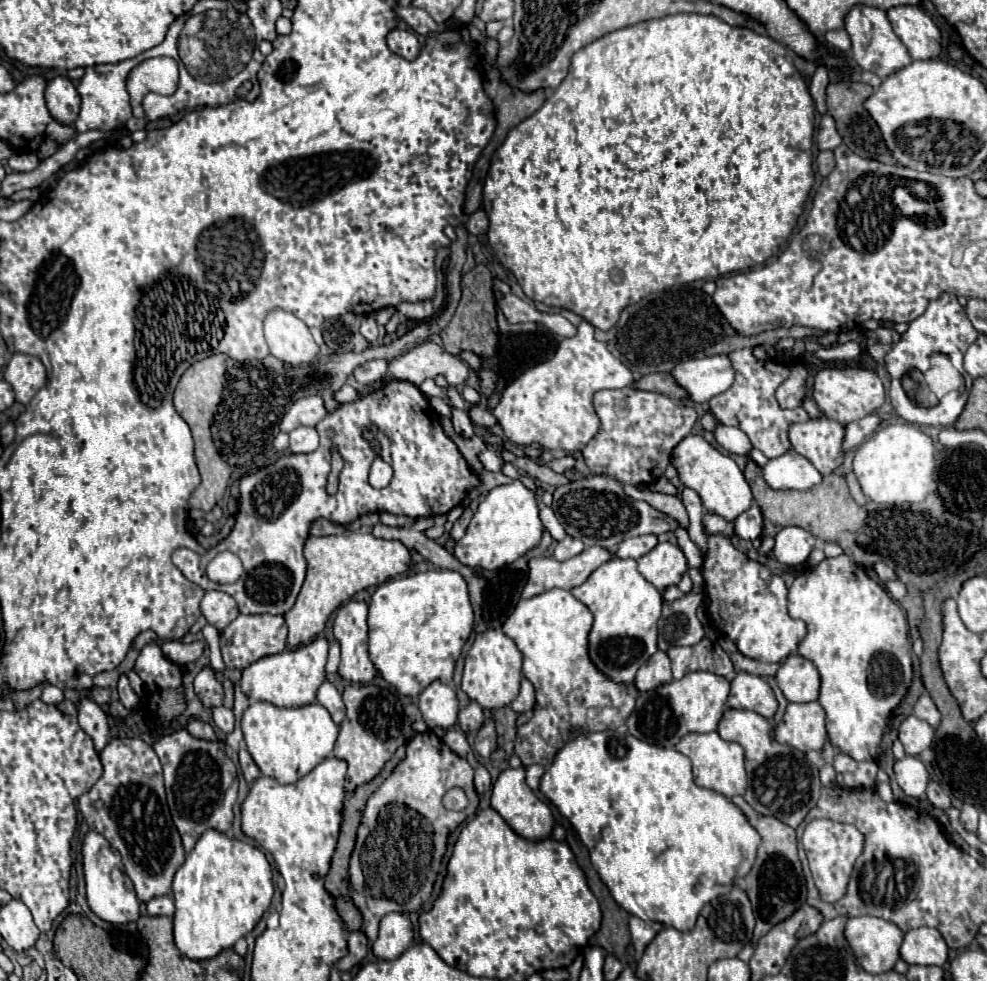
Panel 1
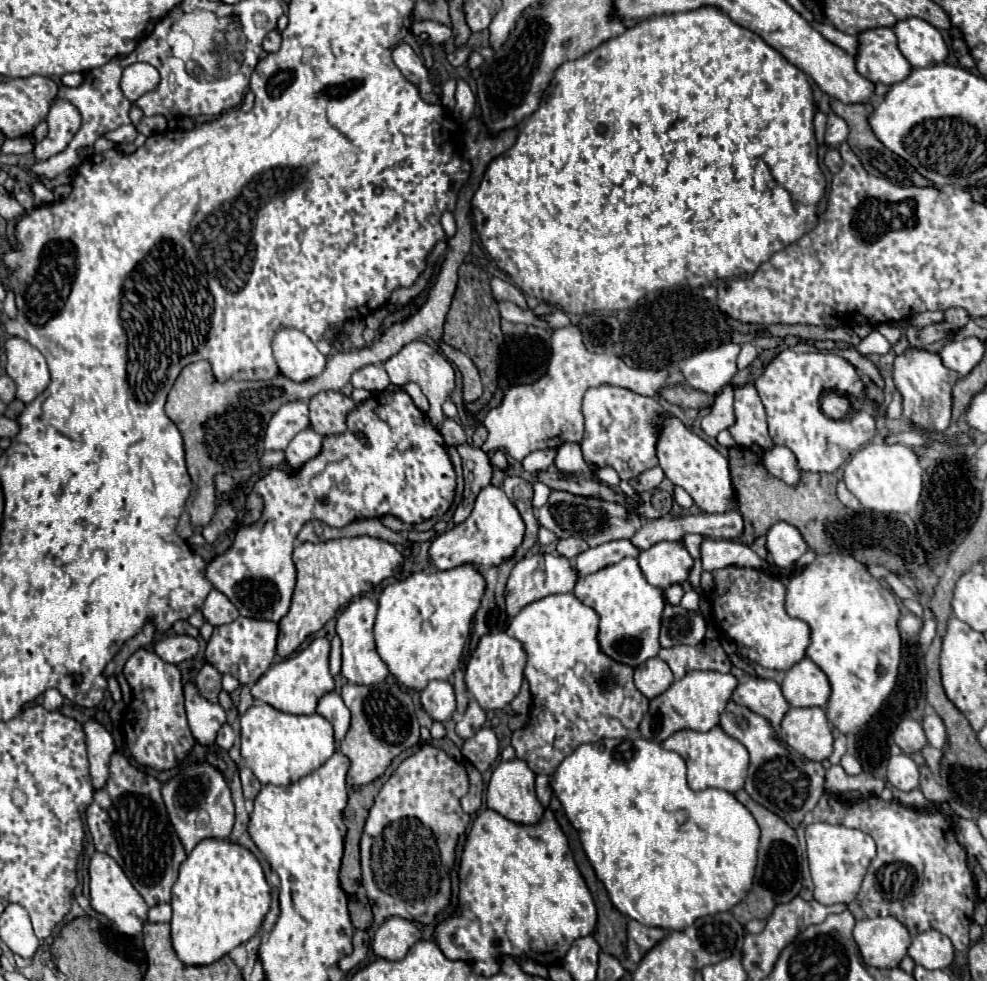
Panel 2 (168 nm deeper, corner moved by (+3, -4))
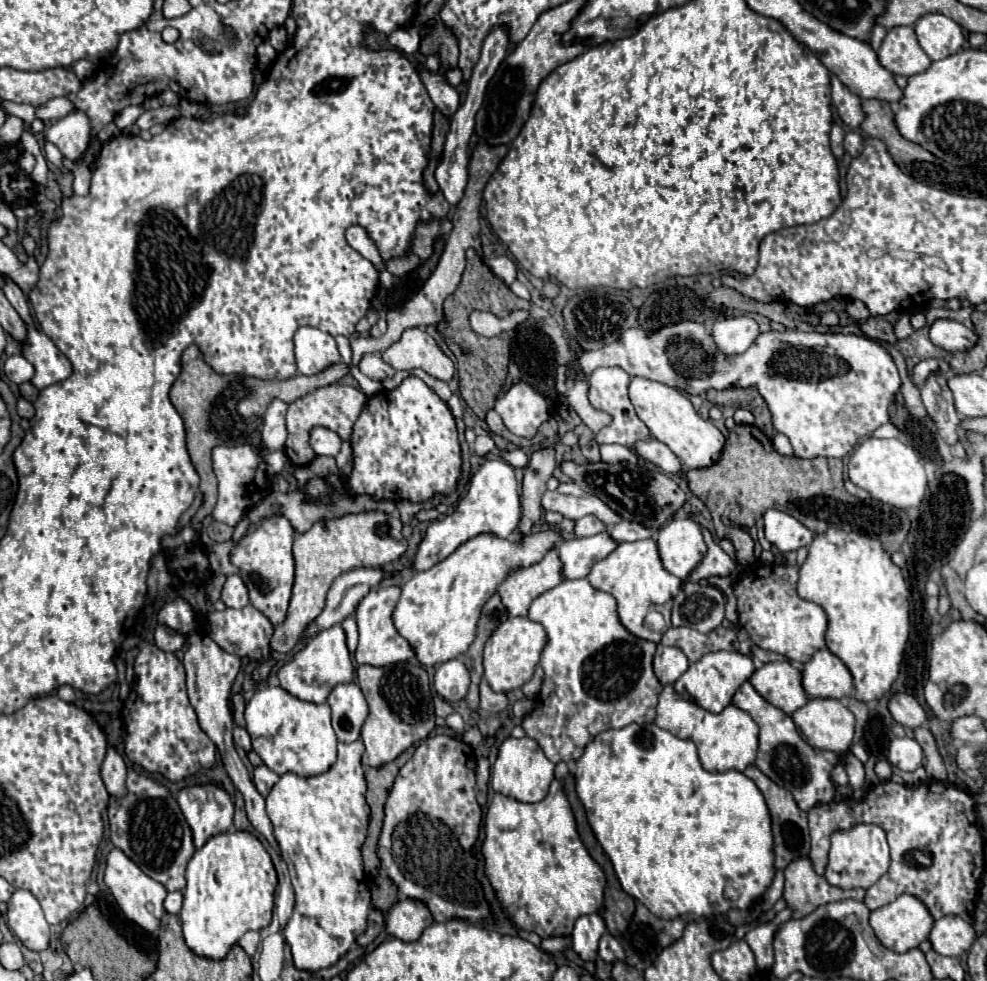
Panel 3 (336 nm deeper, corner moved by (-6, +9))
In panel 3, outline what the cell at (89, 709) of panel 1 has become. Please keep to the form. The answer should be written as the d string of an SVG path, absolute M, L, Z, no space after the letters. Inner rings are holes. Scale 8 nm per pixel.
M113 747L107 749L107 757L101 765L101 777L103 777L103 783L111 797L127 795L127 787L125 787L127 767L125 767L125 761L121 759L121 755Z

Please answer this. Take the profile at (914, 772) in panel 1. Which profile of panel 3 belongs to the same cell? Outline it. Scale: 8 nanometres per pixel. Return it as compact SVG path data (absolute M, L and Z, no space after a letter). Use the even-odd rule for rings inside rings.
M893 737L887 747L887 761L901 771L915 771L923 765L923 749L913 737Z

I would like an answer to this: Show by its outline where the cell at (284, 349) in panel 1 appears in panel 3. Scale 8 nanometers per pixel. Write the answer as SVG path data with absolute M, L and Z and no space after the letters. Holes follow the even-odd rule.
M301 327L295 333L295 359L299 373L315 375L341 361L335 339L315 327Z

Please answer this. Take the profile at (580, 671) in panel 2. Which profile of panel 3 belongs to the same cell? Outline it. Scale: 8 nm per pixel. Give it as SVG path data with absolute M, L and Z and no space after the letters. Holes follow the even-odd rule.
M587 579L563 581L539 595L531 603L527 617L545 627L549 641L539 663L545 671L543 685L537 695L537 709L541 711L531 711L523 719L523 729L541 745L543 753L553 763L575 763L583 755L587 743L607 729L621 729L629 723L653 723L657 697L663 689L659 679L651 673L651 661L657 645L631 635L619 623L617 601L613 595L591 587Z

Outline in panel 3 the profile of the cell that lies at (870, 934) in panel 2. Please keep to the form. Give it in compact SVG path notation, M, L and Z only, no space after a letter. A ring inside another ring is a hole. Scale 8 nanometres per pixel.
M901 895L897 901L871 911L871 927L877 939L897 953L919 947L933 927L933 917L925 903L913 895Z

